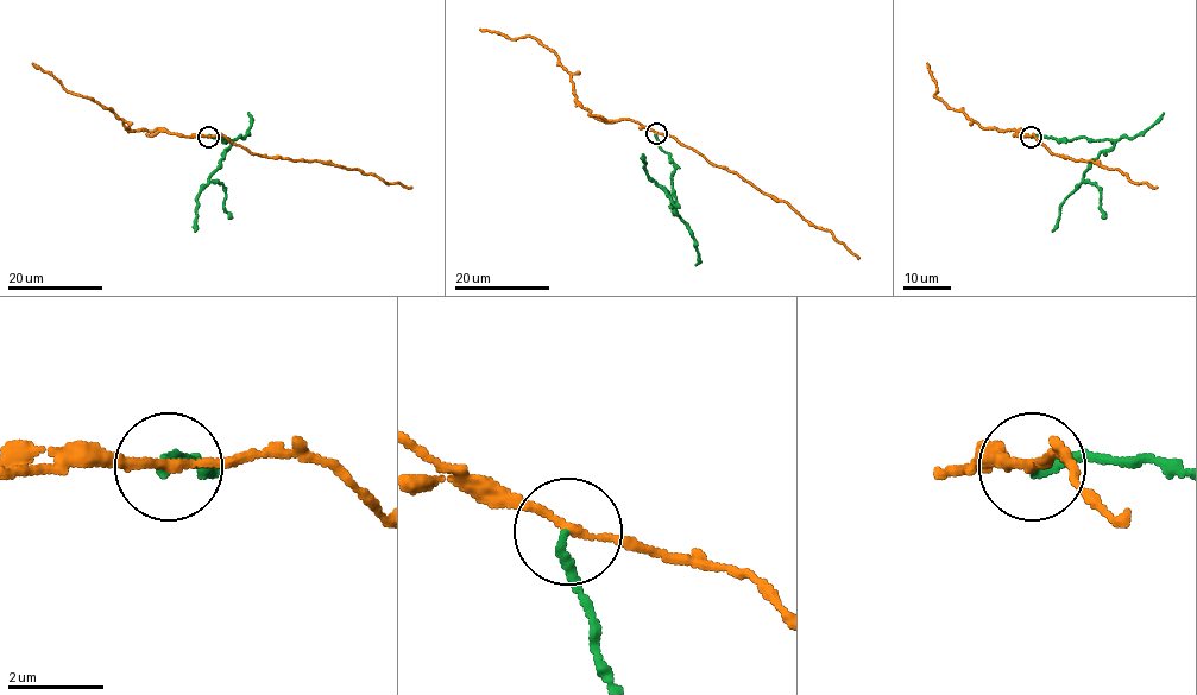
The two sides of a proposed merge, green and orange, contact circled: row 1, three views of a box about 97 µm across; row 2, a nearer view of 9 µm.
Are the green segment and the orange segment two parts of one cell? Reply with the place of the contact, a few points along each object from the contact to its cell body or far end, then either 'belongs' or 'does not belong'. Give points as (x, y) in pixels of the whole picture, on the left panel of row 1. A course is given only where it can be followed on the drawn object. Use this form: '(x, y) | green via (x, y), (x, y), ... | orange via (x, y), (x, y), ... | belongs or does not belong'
(208, 137) | green via (208, 137), (227, 140), (225, 137), (231, 143), (221, 165), (197, 196), (195, 231) | orange via (208, 136), (222, 134), (253, 153), (319, 160), (413, 187) | does not belong

